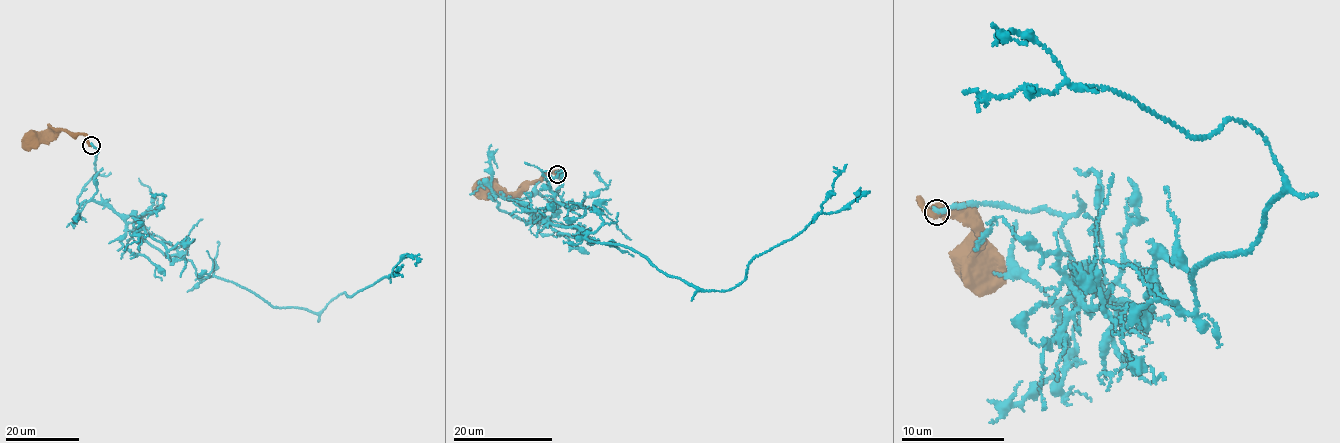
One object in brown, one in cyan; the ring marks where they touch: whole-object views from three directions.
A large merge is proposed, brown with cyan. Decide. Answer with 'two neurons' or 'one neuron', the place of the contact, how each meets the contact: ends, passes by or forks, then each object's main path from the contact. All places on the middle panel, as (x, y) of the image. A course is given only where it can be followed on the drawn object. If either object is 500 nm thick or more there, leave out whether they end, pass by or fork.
two neurons; at (557, 174); brown ends there; cyan ends there; brown runs (557, 174), (543, 174), (527, 183), (517, 195), (495, 197), (488, 190); cyan runs (557, 174), (538, 226), (496, 207), (498, 196), (516, 201), (723, 291), (863, 193), (856, 201)

